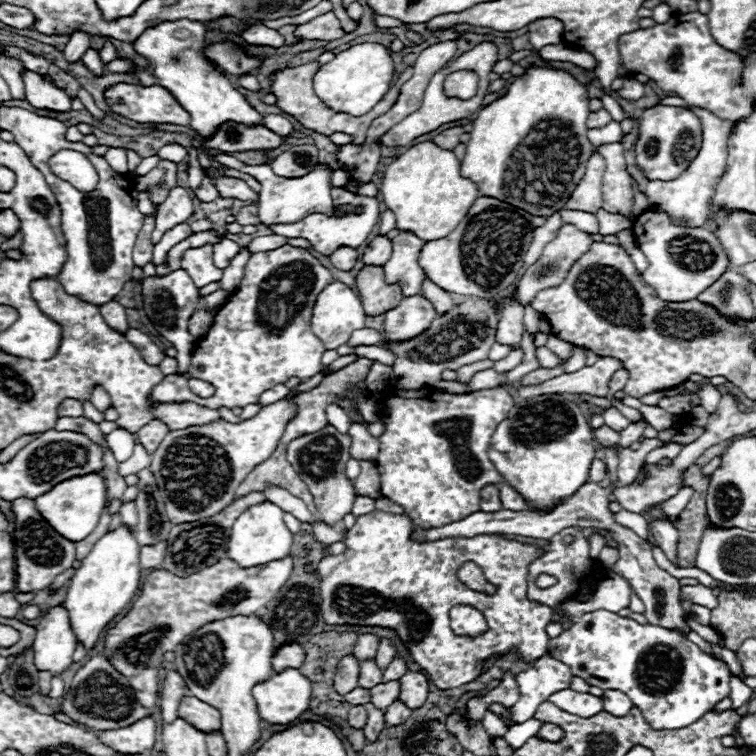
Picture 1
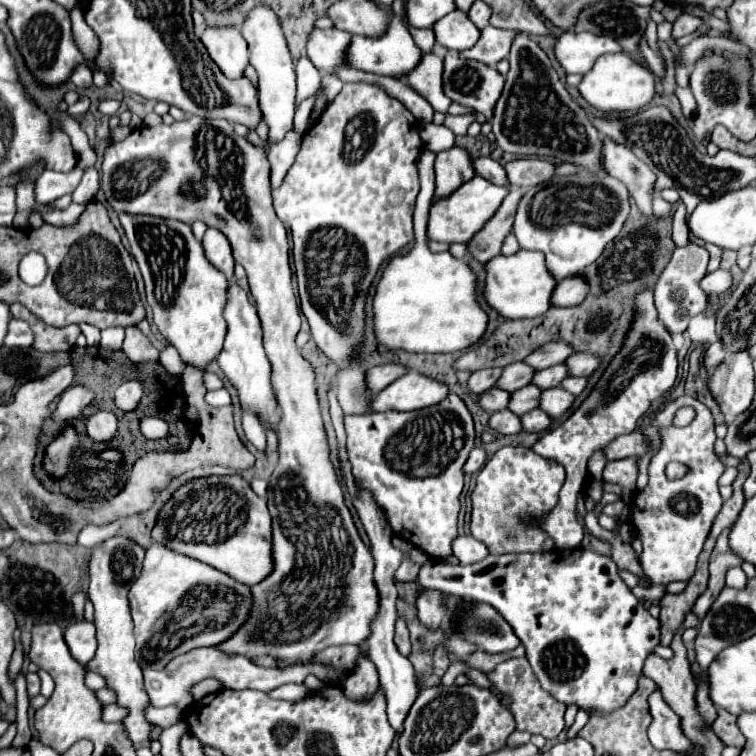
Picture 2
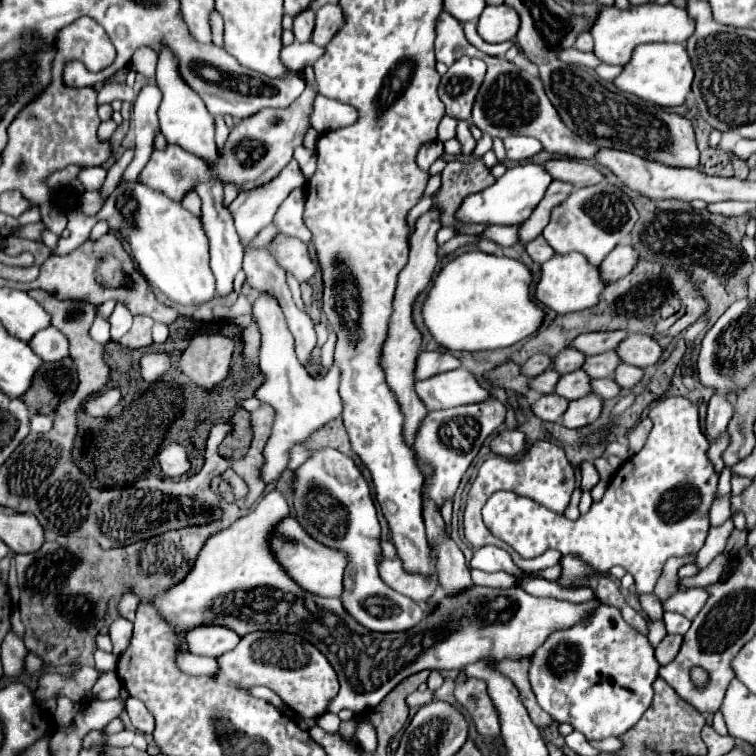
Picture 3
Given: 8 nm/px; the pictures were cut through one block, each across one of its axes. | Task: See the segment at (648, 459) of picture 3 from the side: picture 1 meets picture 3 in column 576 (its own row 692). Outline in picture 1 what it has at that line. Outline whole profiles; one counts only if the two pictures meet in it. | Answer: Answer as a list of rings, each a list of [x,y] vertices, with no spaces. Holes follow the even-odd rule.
[[[542,656],[536,660],[536,664],[516,676],[520,698],[510,708],[512,724],[522,724],[530,720],[538,706],[548,700],[554,692],[570,688],[572,672],[568,666],[564,666],[560,660],[554,660],[552,656]]]

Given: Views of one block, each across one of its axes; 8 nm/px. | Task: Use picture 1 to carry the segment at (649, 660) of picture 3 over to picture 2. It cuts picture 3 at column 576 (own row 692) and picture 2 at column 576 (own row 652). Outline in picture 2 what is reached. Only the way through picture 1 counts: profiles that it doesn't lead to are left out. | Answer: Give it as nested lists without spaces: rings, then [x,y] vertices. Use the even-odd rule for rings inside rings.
[[[556,548],[538,554],[490,554],[486,560],[470,566],[452,566],[428,560],[418,572],[418,584],[424,588],[442,590],[452,596],[474,598],[492,604],[520,638],[540,686],[562,704],[576,704],[588,714],[608,714],[622,708],[632,692],[636,692],[636,682],[642,676],[646,656],[660,642],[658,620],[650,616],[650,612],[622,582],[614,560],[590,548]]]

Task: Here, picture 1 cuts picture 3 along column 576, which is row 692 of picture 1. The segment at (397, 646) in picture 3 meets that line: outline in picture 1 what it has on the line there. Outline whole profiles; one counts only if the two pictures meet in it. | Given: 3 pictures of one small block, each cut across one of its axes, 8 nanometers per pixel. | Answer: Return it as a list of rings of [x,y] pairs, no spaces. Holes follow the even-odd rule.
[[[604,690],[602,698],[604,698],[604,712],[608,712],[612,716],[620,716],[622,718],[634,706],[632,700],[620,690]]]

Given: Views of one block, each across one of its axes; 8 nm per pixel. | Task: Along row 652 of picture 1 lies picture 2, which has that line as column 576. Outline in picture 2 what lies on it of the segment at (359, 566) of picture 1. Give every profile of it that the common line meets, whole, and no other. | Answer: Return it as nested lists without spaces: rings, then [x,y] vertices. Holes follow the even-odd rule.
[[[646,290],[636,296],[636,318],[632,322],[632,330],[628,332],[624,348],[610,362],[596,388],[566,422],[562,422],[554,430],[544,432],[544,436],[532,448],[536,454],[552,458],[566,468],[566,482],[560,490],[560,502],[540,522],[544,530],[554,538],[556,548],[572,550],[582,544],[584,528],[576,520],[576,498],[588,480],[586,462],[592,456],[592,452],[604,448],[610,440],[614,440],[620,434],[634,432],[638,420],[646,414],[652,400],[656,400],[674,386],[676,370],[678,362],[674,342],[668,330],[658,320],[652,290]]]

